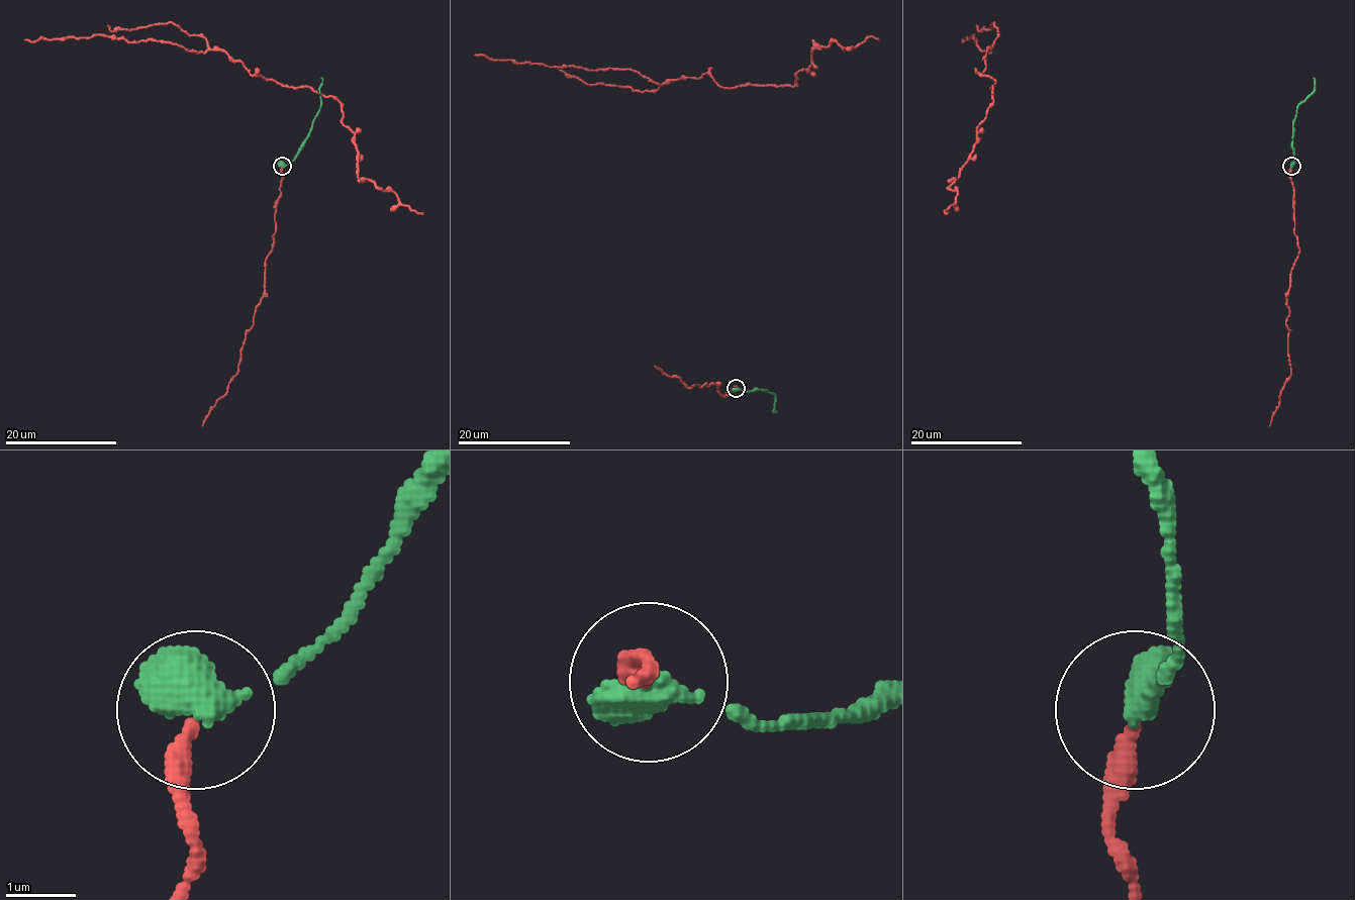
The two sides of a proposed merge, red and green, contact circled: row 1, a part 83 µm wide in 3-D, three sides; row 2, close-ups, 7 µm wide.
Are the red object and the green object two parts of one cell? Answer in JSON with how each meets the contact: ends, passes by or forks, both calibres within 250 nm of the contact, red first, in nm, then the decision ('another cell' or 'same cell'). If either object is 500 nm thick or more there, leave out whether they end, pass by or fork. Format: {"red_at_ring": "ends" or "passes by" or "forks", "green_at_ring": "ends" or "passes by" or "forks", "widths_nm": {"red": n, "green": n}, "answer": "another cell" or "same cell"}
{"widths_nm": {"red": 280, "green": 600}, "answer": "same cell"}

